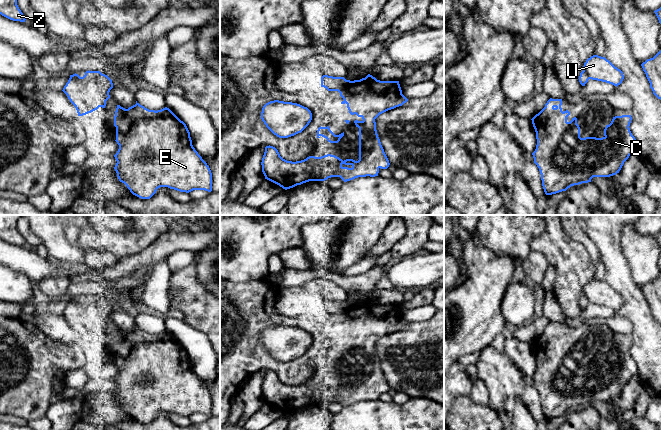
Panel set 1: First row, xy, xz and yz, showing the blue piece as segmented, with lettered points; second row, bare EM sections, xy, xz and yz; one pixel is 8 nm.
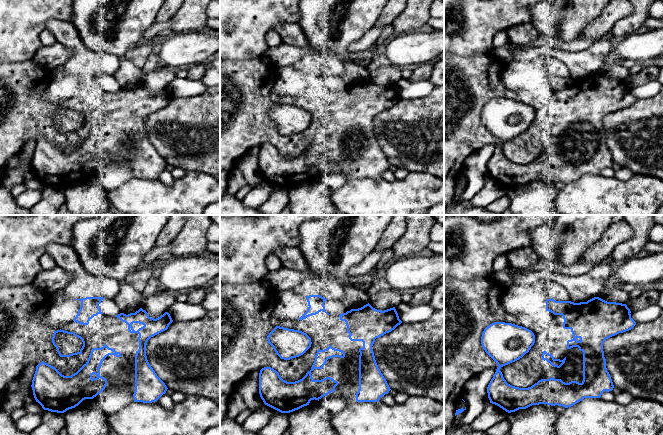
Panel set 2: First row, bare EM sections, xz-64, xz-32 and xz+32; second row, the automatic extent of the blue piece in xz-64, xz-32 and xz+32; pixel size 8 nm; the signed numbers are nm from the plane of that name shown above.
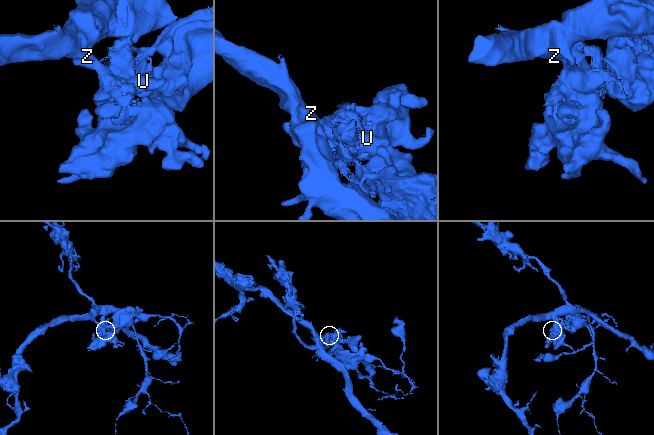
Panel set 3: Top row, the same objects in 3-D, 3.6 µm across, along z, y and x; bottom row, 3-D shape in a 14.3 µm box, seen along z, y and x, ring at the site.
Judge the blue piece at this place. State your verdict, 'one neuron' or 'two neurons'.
two neurons

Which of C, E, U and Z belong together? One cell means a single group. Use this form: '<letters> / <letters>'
C E Z / U

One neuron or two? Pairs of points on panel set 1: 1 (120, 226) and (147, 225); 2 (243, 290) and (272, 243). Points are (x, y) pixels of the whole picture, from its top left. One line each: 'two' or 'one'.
1: two
2: two

